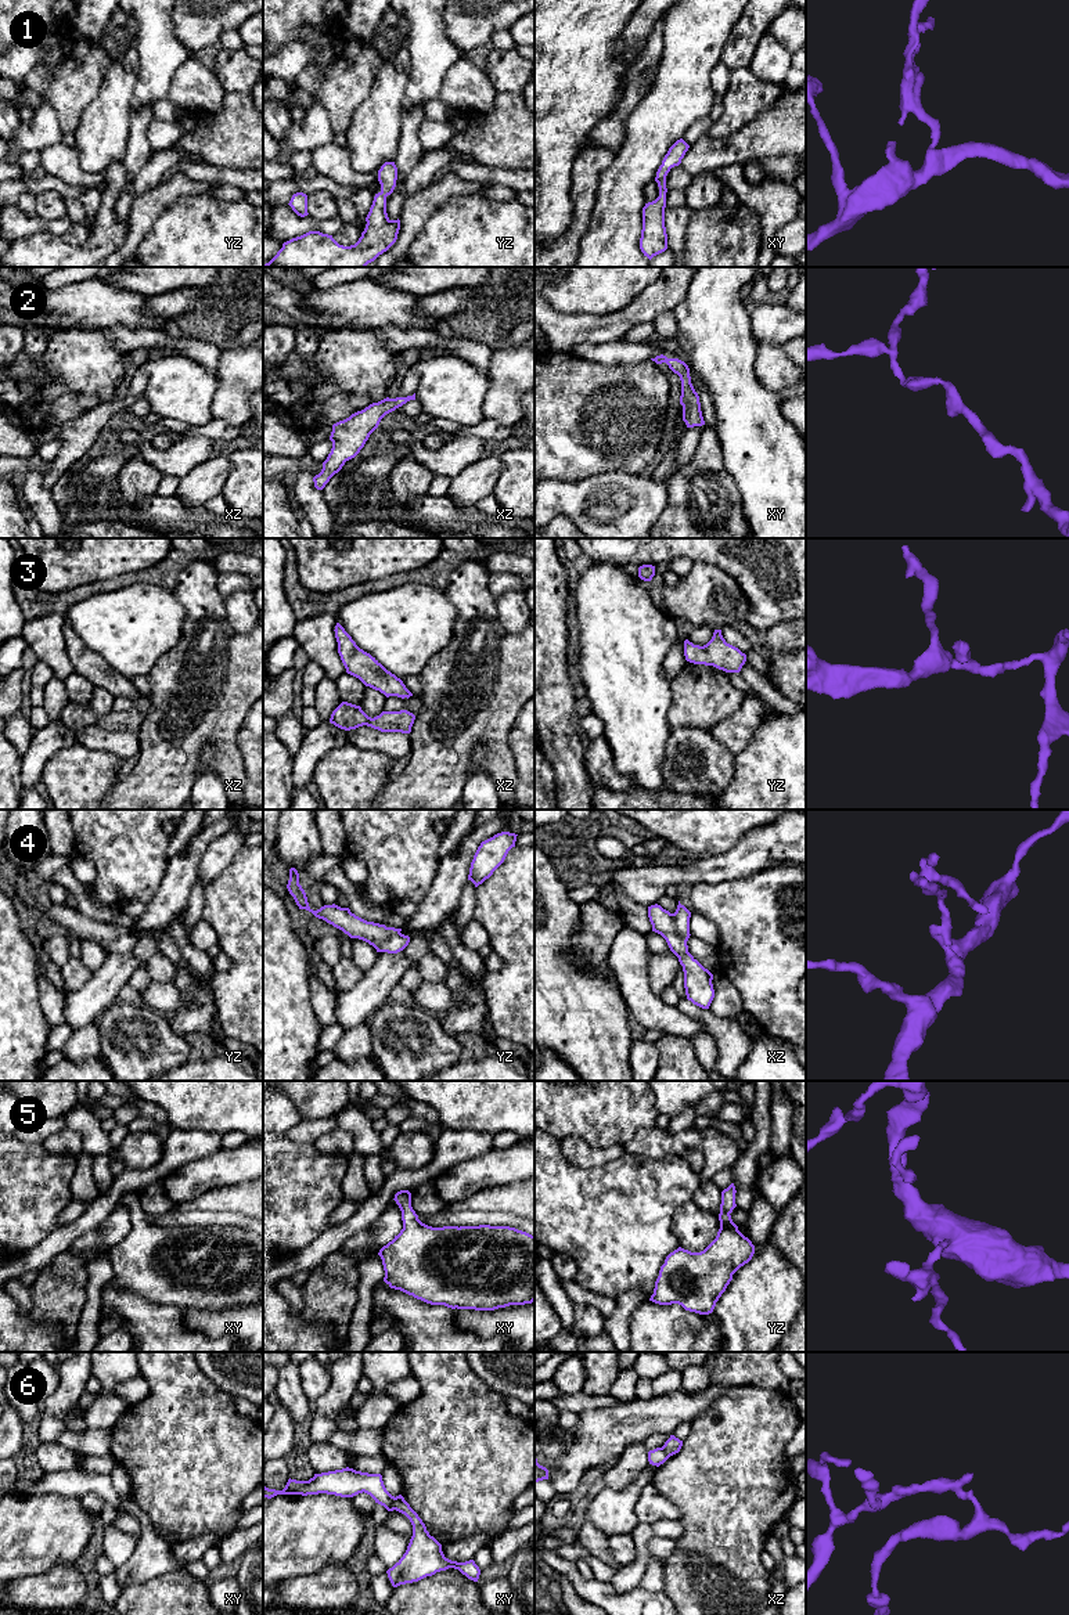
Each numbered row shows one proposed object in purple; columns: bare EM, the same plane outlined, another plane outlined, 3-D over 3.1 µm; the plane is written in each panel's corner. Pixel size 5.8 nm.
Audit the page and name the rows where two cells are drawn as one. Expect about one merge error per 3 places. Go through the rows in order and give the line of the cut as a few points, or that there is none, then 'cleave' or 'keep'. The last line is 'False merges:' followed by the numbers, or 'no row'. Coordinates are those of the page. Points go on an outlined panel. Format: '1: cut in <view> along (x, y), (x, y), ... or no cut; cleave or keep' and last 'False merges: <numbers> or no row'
1: no cut; keep
2: no cut; keep
3: no cut; keep
4: cut in xz along (672, 914), (675, 930), (686, 943); cleave
5: no cut; keep
6: cut in xy along (393, 1498), (396, 1509); cleave
False merges: 4, 6

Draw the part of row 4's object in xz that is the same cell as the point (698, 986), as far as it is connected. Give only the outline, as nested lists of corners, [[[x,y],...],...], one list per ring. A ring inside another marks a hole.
[[[655,904],[648,906],[648,918],[652,931],[666,940],[670,951],[683,966],[687,999],[702,1009],[709,1009],[715,998],[713,974],[688,952],[687,942],[679,937],[674,929],[673,913]]]

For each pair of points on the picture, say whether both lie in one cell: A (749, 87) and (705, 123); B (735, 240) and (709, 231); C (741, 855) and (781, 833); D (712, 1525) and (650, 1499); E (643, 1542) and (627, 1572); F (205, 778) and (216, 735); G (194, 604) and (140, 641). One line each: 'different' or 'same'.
A: different
B: same
C: same
D: different
E: same
F: different
G: different

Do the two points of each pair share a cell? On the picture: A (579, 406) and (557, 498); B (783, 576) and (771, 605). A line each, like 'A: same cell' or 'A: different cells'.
A: different cells
B: same cell

